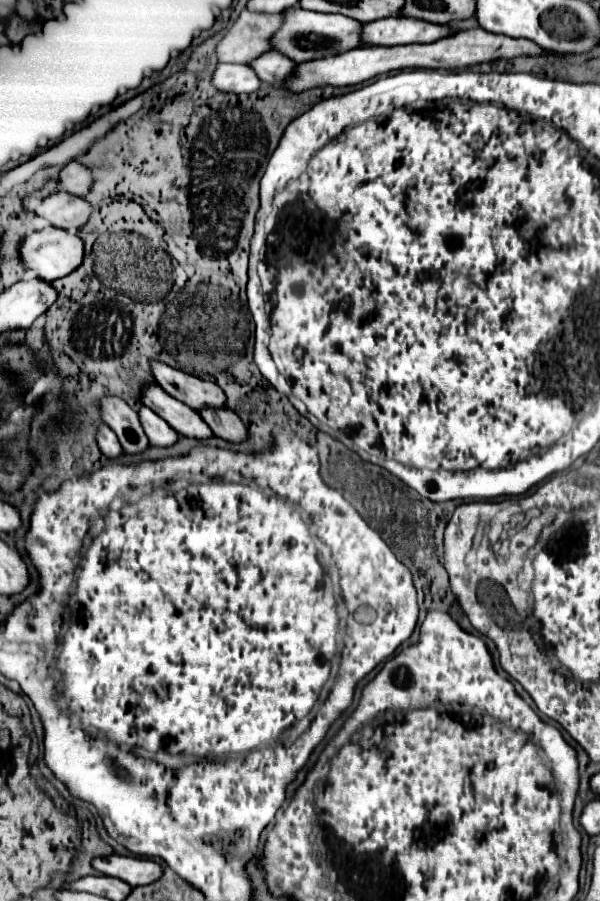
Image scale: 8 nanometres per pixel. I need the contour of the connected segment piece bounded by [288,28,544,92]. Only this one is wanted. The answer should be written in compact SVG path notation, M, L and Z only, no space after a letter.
M482 28L456 32L454 36L442 38L438 42L430 44L402 44L402 46L364 46L356 48L338 56L322 58L304 62L298 66L296 74L288 82L290 92L302 92L316 86L354 86L364 80L372 80L378 74L388 74L392 70L406 70L406 68L444 68L444 70L456 70L456 68L468 68L482 62L494 62L500 58L516 58L516 56L540 56L544 48L540 48L532 40L524 38L510 38L486 32Z

